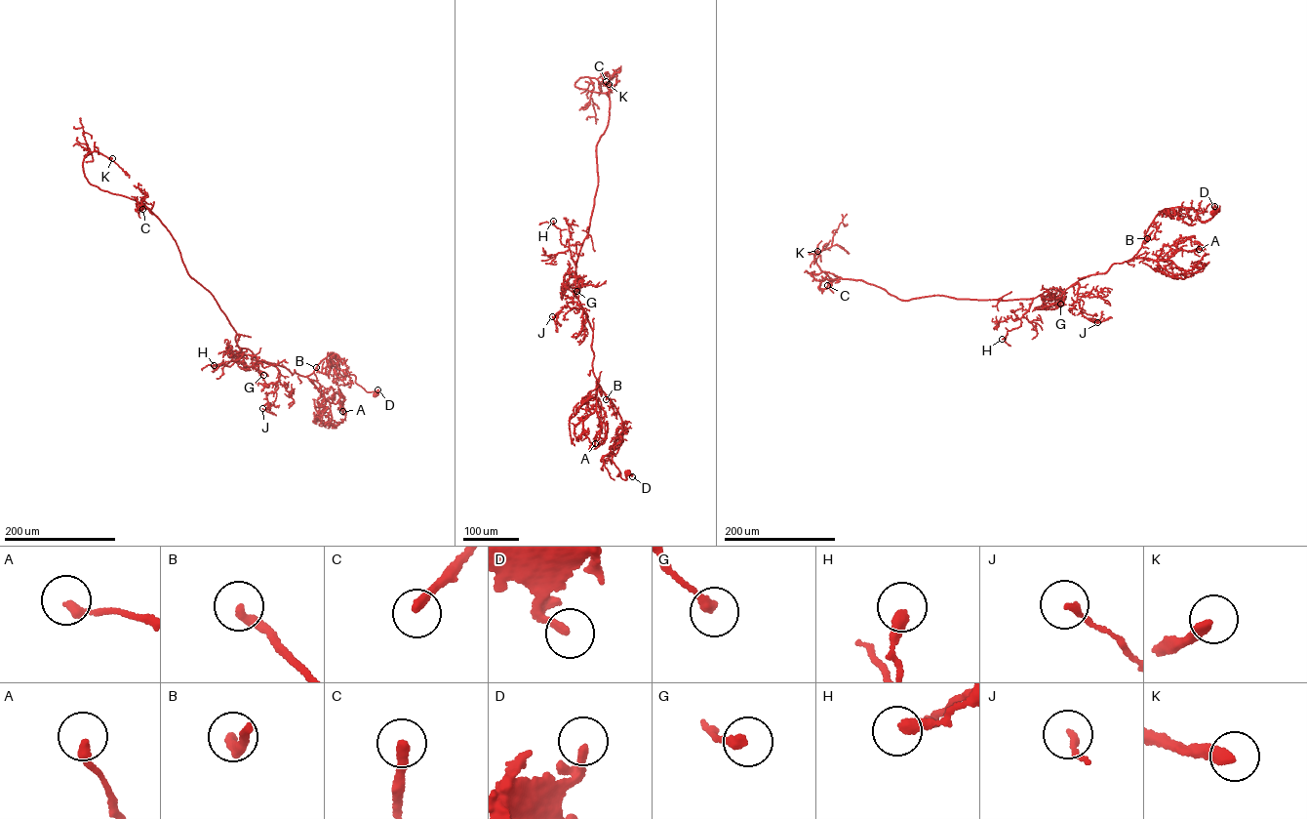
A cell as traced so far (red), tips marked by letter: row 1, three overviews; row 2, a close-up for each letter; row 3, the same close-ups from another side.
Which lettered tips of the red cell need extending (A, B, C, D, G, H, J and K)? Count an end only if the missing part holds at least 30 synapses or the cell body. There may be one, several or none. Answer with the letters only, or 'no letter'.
C

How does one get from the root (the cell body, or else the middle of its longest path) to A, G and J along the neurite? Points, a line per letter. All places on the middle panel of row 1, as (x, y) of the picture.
A: (627, 472), (625, 479), (616, 476), (612, 458), (621, 442), (621, 419), (596, 379), (602, 426), (595, 443)
G: (627, 472), (625, 479), (616, 476), (612, 460), (622, 422), (593, 371), (593, 330), (575, 279), (576, 291)
J: (627, 472), (616, 476), (612, 460), (622, 424), (593, 371), (581, 307), (587, 315), (565, 306), (552, 316)

